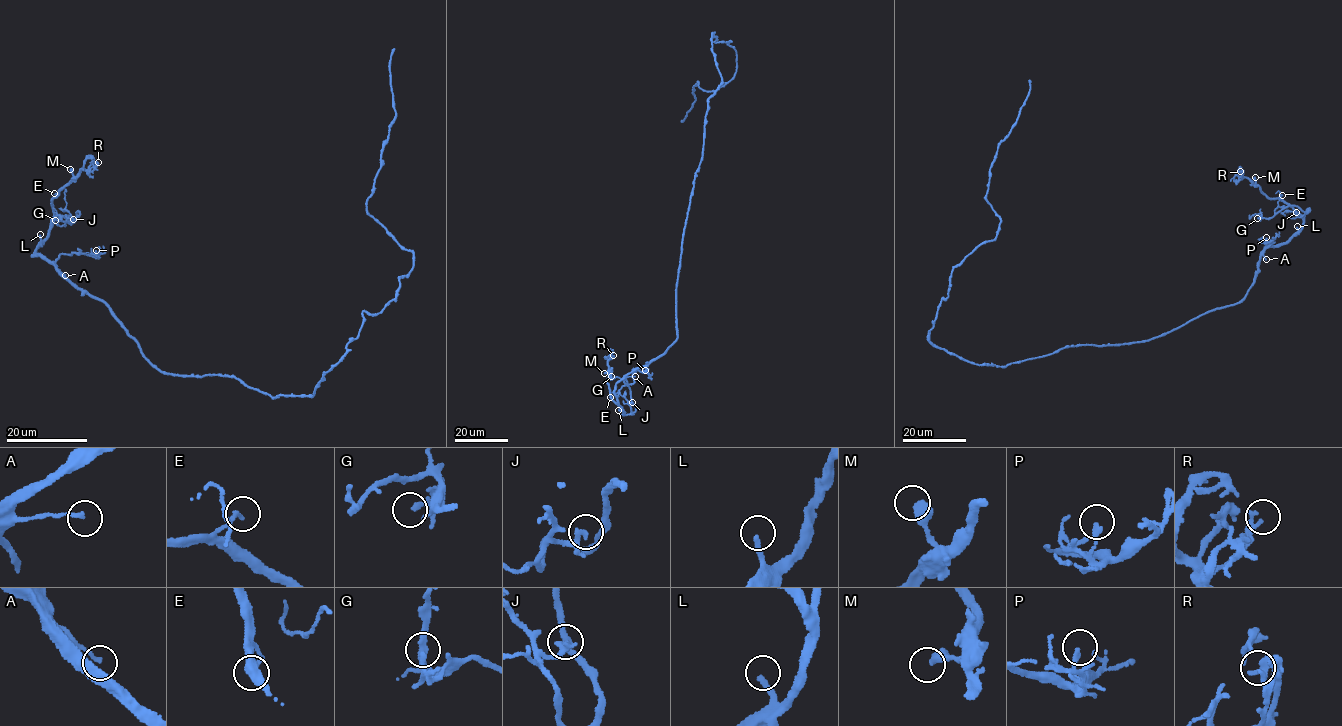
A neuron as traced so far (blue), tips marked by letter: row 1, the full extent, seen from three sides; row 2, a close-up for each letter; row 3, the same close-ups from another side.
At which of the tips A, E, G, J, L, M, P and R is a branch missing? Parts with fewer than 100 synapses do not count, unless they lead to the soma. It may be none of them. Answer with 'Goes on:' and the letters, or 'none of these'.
Goes on: L

